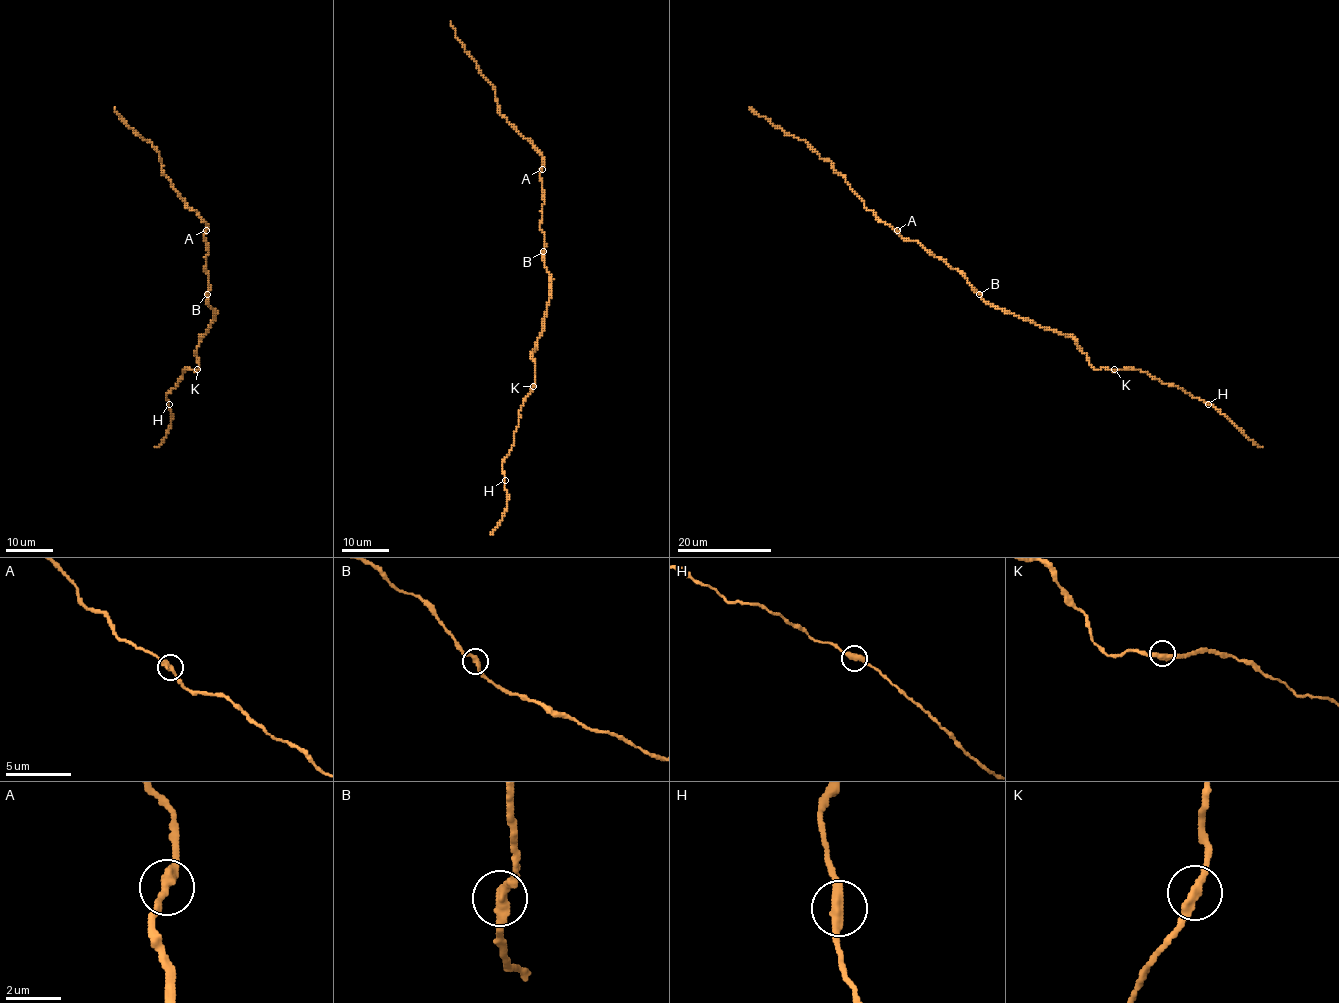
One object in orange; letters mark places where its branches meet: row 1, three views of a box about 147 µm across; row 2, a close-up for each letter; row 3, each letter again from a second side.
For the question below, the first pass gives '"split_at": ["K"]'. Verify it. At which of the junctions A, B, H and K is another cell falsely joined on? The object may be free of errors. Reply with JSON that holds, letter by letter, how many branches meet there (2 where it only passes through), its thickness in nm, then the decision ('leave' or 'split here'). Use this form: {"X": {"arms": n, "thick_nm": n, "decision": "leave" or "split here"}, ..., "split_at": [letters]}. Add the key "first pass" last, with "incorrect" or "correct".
{"A": {"arms": 2, "thick_nm": 340, "decision": "leave"}, "B": {"arms": 2, "thick_nm": 320, "decision": "leave"}, "H": {"arms": 2, "thick_nm": 360, "decision": "leave"}, "K": {"arms": 2, "thick_nm": 360, "decision": "leave"}, "split_at": [], "first pass": "incorrect"}

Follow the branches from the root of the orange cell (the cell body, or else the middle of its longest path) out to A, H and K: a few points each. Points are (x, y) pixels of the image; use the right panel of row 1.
A: (989, 304), (958, 270), (916, 241), (902, 238), (896, 231)
H: (989, 304), (1070, 335), (1094, 369), (1139, 369), (1208, 404)
K: (989, 304), (1070, 335), (1094, 369), (1114, 369)

